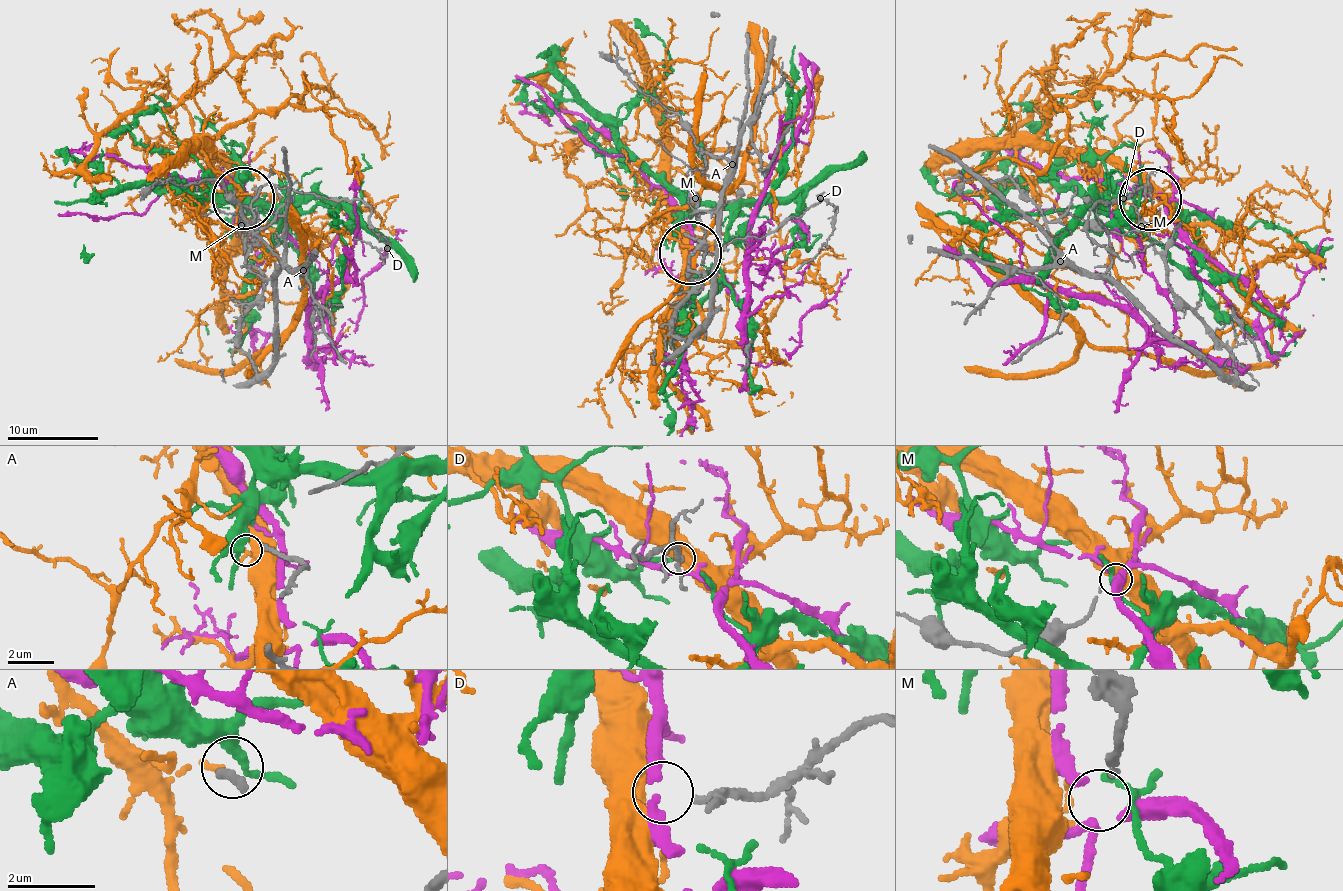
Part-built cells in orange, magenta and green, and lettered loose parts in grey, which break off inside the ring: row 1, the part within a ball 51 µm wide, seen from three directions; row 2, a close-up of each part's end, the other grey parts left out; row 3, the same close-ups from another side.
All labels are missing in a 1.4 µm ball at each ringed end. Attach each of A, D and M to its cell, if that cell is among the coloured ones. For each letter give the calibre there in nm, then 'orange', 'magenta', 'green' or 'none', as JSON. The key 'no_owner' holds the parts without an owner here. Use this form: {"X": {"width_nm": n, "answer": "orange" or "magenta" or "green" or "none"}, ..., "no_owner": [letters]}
{"A": {"width_nm": 190, "answer": "none"}, "D": {"width_nm": 140, "answer": "orange"}, "M": {"width_nm": 150, "answer": "none"}, "no_owner": ["A", "M"]}

